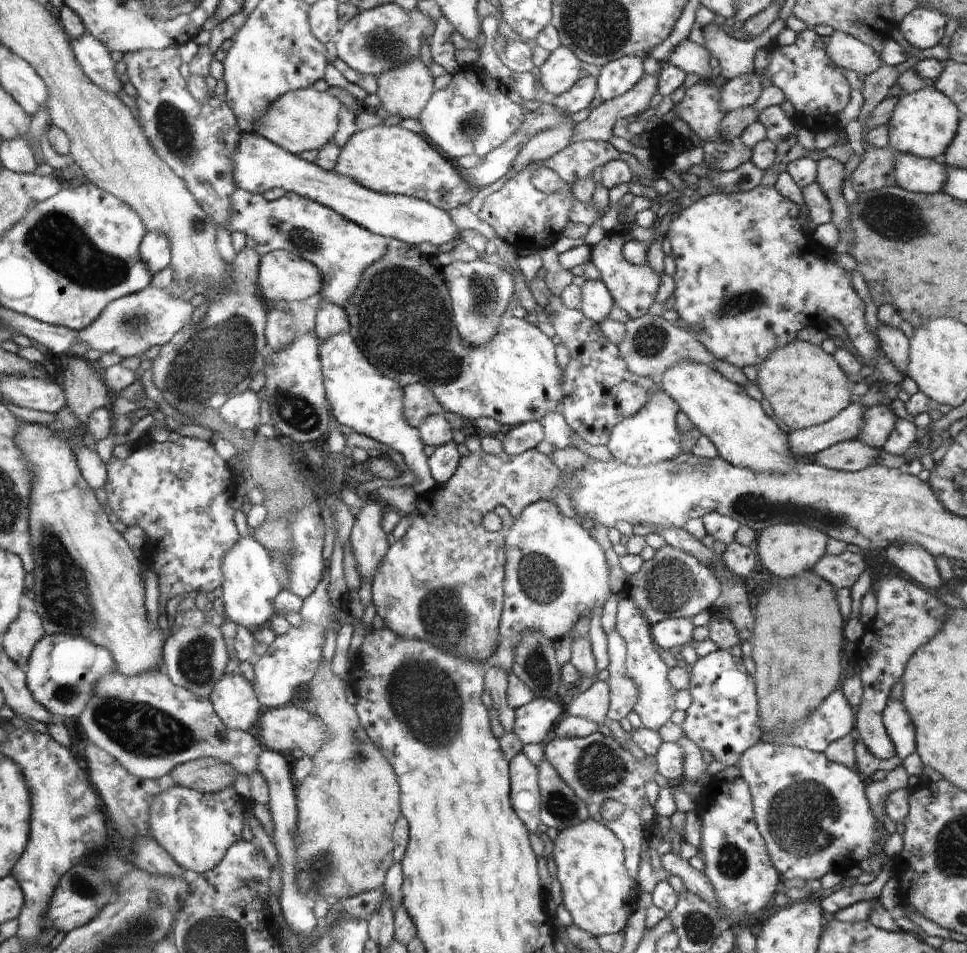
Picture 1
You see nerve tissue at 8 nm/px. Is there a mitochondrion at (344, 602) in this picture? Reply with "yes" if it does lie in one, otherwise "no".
no

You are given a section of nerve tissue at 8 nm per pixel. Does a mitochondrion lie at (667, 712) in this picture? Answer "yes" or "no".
no

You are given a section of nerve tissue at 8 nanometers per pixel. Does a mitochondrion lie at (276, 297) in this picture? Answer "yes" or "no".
no

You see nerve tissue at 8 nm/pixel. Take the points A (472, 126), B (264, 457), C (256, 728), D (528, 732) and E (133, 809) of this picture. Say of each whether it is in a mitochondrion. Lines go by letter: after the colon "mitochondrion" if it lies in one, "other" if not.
A: mitochondrion
B: other
C: other
D: other
E: other

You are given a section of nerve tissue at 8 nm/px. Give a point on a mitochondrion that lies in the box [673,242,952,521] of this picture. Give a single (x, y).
(733, 305)

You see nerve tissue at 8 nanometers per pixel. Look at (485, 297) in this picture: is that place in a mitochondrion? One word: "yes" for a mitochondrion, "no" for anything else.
yes

